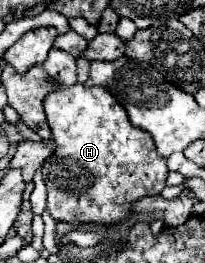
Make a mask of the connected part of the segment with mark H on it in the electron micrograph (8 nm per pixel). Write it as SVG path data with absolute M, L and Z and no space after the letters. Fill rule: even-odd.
M62 87L46 95L44 109L56 149L42 175L48 187L48 211L56 221L112 225L130 213L130 205L166 187L166 159L156 153L152 137L134 127L114 97L102 87Z

